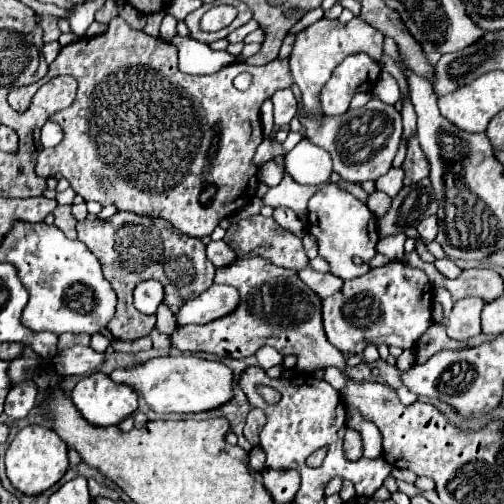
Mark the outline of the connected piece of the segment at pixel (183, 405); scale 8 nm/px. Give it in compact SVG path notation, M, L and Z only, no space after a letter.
M160 356L134 364L128 368L112 370L114 382L132 386L140 398L158 414L188 414L222 406L232 398L232 370L216 360L204 360L198 356Z

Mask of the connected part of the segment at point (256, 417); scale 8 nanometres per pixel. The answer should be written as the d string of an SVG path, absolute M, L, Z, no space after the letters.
M250 410L248 418L246 418L246 426L244 426L244 436L252 446L258 445L258 434L260 434L264 422L266 422L266 418L264 418L262 410Z

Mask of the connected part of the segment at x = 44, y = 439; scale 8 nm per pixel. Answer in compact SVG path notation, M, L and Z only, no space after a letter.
M26 426L12 440L6 452L6 474L12 486L28 496L42 494L52 488L68 470L68 446L66 442L48 426Z

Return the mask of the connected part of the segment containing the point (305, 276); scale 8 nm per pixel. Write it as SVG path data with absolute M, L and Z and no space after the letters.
M310 266L304 268L304 270L300 270L298 276L300 276L300 280L302 280L310 290L314 290L320 298L334 296L338 290L342 290L342 284L344 284L342 278L338 278L338 276L330 274L330 272L310 270Z

